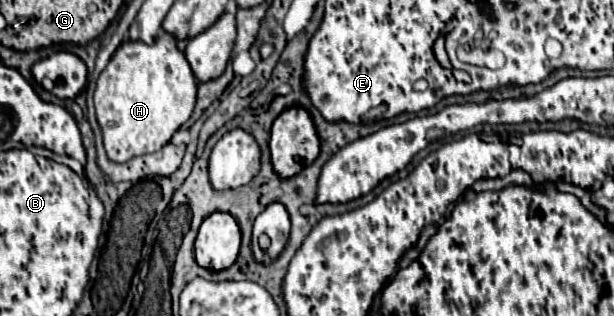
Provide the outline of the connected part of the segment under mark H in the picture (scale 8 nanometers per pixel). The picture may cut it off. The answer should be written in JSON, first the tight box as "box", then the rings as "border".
{"box":[94,32,196,164],"border":[[[162,32],[150,46],[130,40],[122,42],[102,70],[94,94],[106,156],[122,164],[168,144],[172,134],[192,116],[196,86],[190,64],[184,52],[178,50],[174,36]]]}

